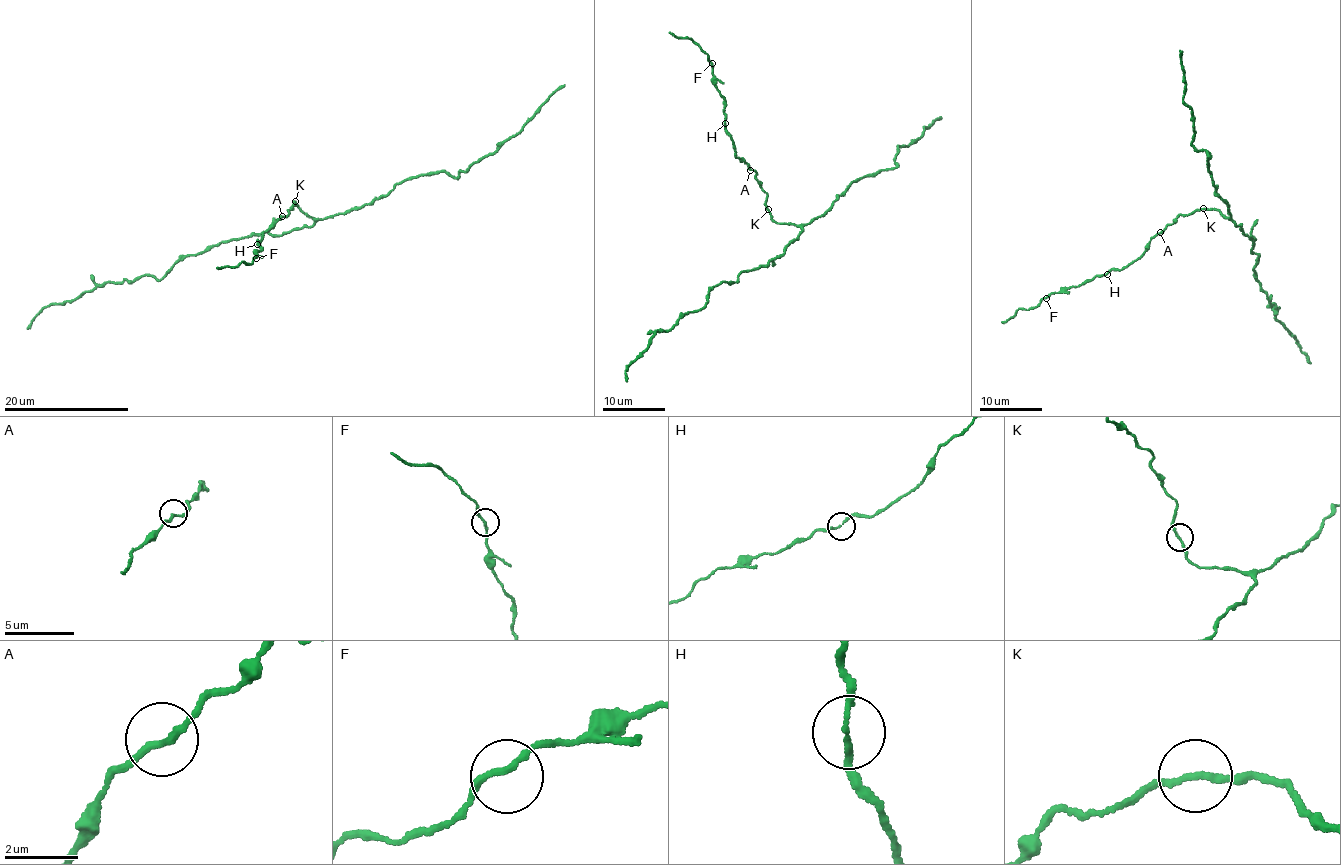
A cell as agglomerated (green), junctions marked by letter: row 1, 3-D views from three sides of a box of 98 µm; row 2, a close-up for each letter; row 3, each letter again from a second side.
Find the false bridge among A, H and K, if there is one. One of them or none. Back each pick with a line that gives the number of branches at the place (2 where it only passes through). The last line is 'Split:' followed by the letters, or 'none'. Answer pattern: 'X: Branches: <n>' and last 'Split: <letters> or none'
Split: none

